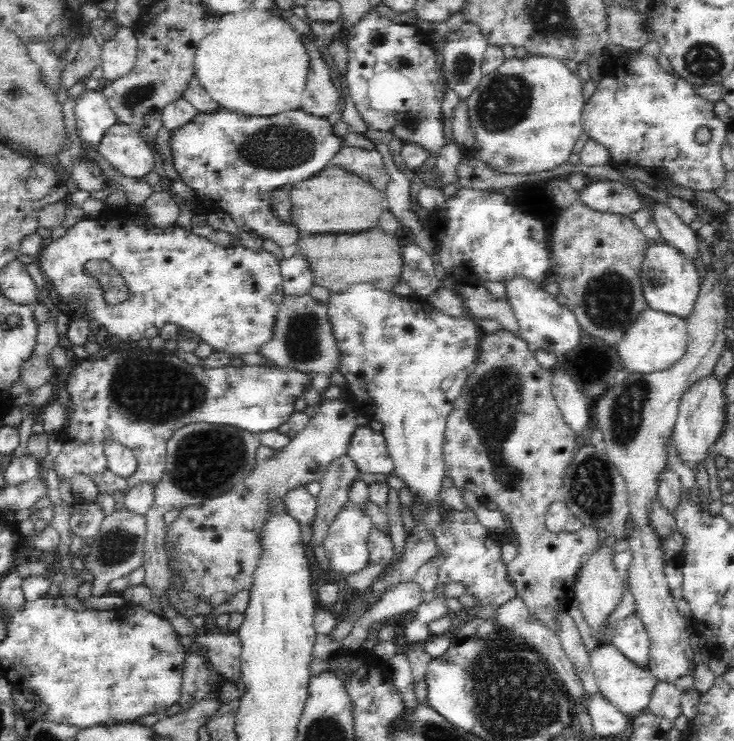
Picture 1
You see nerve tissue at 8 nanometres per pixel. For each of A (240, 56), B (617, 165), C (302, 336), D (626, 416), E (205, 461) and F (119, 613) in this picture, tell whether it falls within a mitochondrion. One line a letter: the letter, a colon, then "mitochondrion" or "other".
A: other
B: other
C: mitochondrion
D: mitochondrion
E: mitochondrion
F: other

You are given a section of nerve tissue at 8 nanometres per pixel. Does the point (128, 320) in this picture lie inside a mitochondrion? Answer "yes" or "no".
no

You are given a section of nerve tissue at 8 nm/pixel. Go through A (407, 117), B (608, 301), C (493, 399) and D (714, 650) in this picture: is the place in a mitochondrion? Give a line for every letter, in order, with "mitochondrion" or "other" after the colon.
A: mitochondrion
B: mitochondrion
C: mitochondrion
D: other

